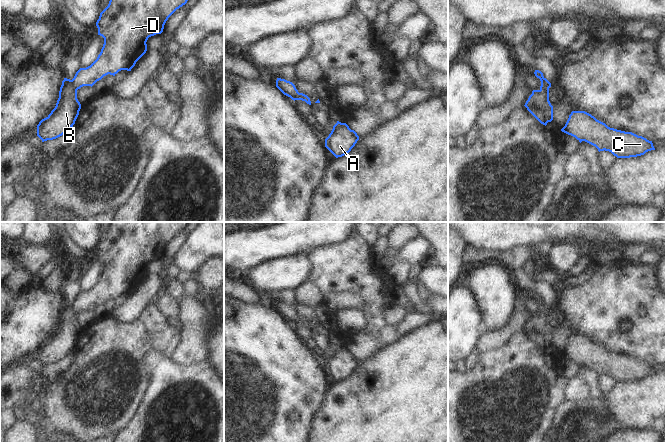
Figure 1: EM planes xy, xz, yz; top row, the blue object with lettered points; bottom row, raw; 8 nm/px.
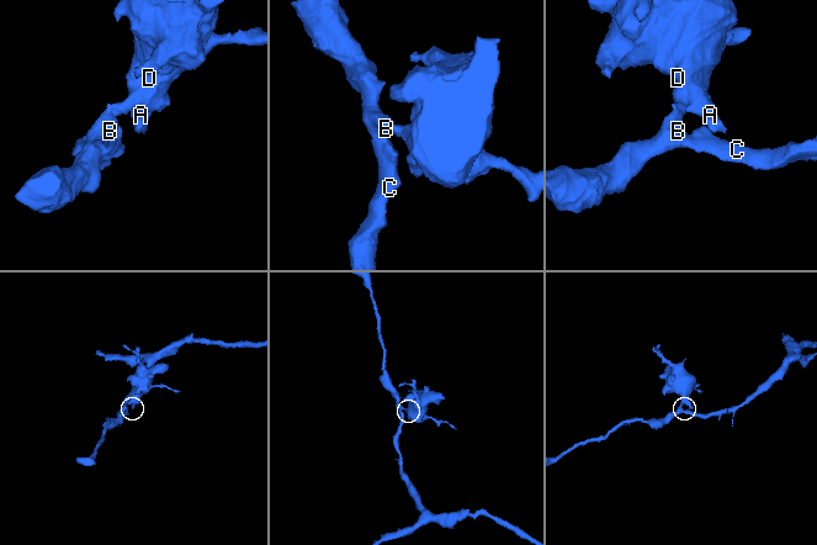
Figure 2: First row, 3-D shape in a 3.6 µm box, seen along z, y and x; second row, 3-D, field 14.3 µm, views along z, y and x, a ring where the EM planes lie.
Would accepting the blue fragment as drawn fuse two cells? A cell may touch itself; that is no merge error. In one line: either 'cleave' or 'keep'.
cleave

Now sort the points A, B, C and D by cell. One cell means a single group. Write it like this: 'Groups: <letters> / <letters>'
Groups: A D / B C.

